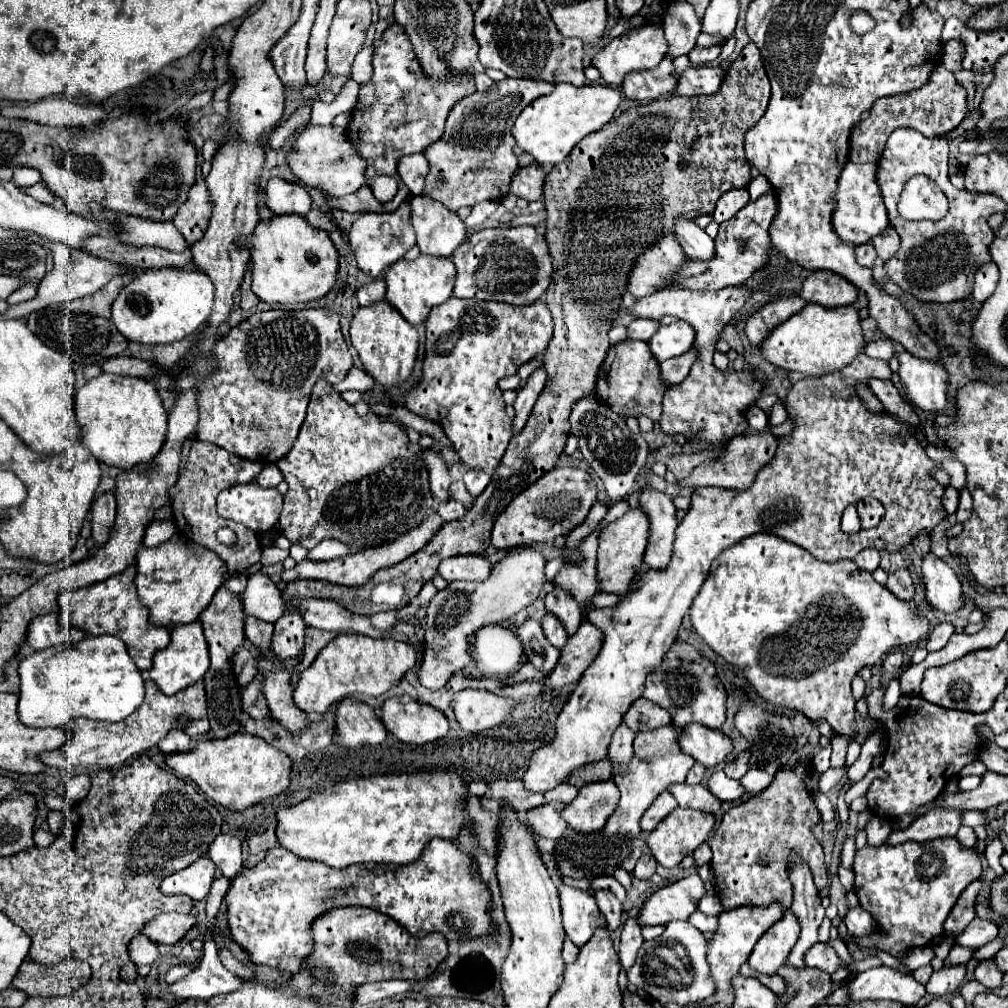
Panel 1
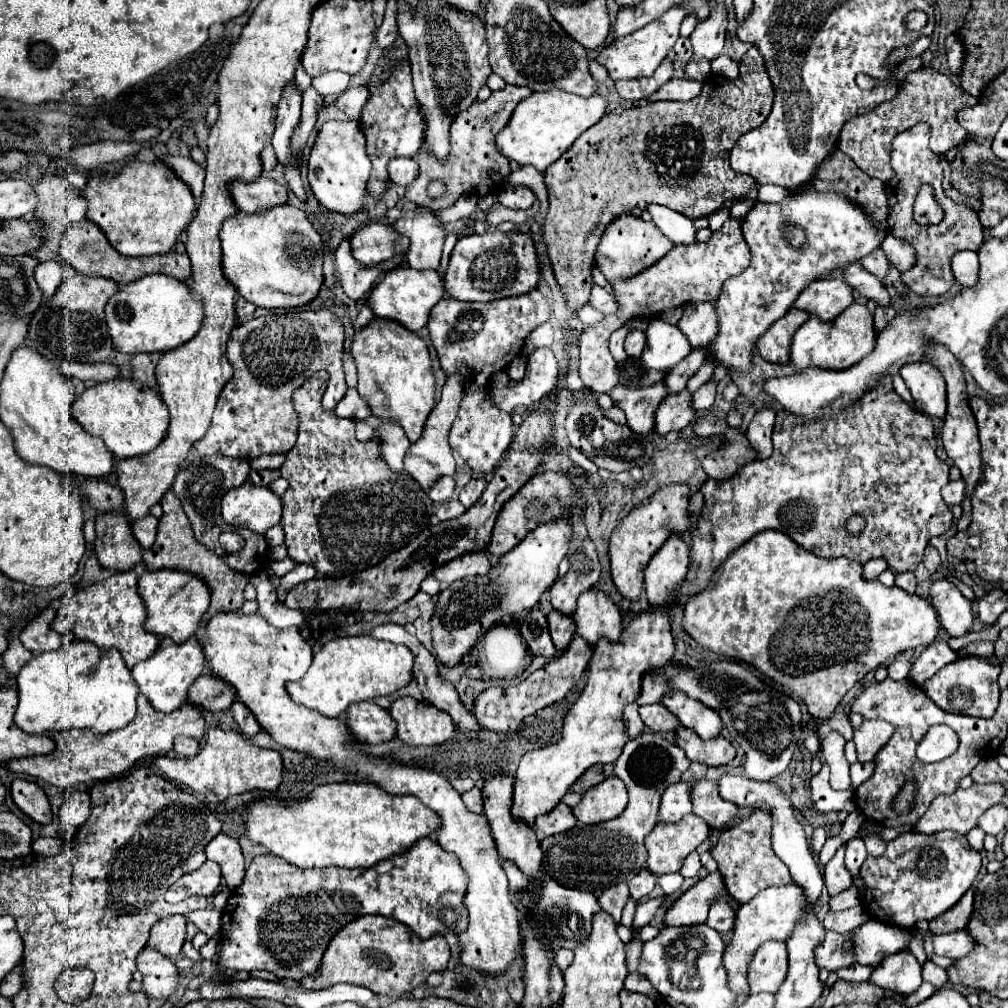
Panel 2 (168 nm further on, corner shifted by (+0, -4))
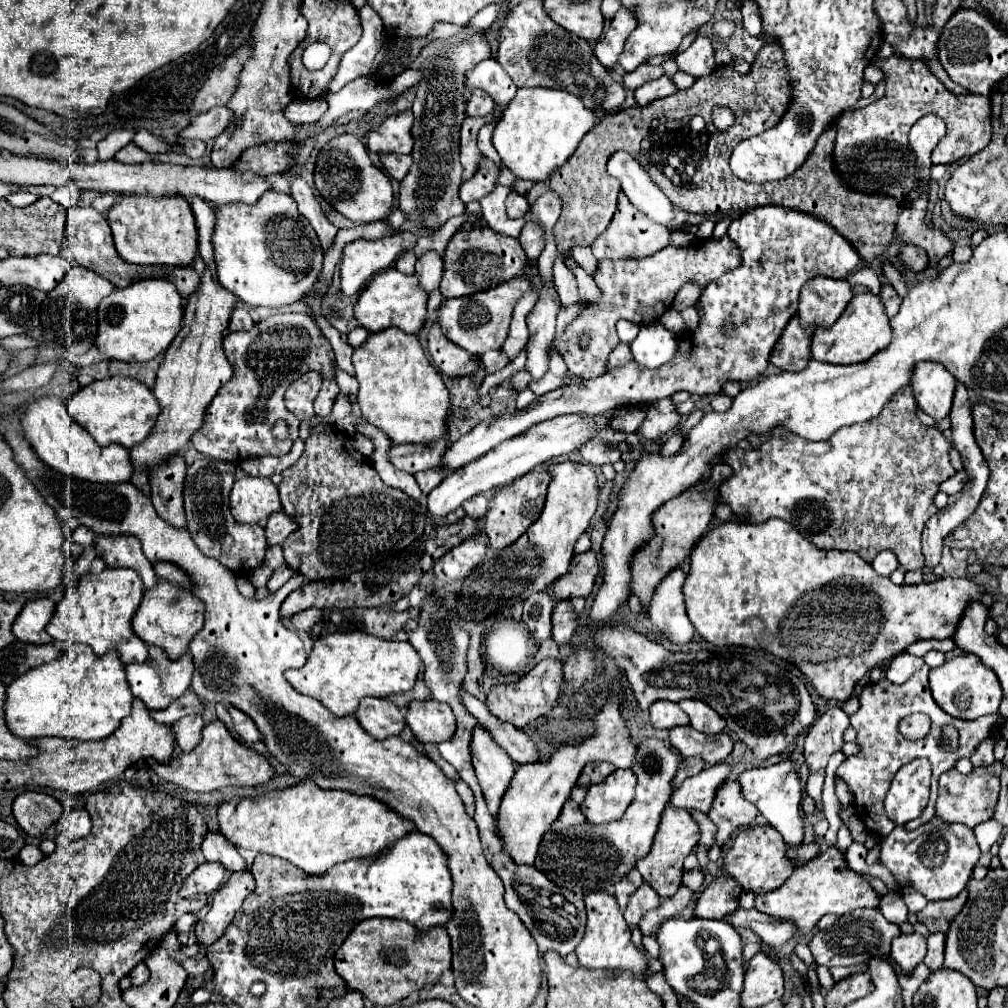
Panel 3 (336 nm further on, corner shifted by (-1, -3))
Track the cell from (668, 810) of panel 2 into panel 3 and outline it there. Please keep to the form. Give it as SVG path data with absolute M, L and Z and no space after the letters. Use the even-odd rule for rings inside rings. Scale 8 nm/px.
M726 762L704 768L702 774L686 778L686 782L672 794L670 804L676 808L696 808L708 812L718 788L732 776L732 770L732 764Z

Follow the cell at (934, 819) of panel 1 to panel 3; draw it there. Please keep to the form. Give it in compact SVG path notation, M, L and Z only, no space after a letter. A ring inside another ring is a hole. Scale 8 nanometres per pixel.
M994 762L990 766L976 766L970 774L960 774L958 770L944 772L940 776L936 816L948 824L962 822L970 828L990 820L994 816L994 808L1000 794L1000 770L1002 770L1002 762Z

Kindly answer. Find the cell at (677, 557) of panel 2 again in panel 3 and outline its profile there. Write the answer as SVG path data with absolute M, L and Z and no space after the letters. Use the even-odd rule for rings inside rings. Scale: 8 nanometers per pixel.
M680 568L670 572L654 592L648 612L654 626L666 636L670 644L676 646L684 646L692 642L692 638L696 636L696 630L690 624L684 610L682 584L684 584L684 572Z

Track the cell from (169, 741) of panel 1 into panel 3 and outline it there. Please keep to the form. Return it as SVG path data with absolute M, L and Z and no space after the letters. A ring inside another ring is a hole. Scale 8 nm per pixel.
M192 714L192 716L186 716L178 722L174 722L174 726L170 726L170 728L176 736L176 744L182 748L182 752L186 752L198 744L198 738L204 728L204 720L202 720L202 714Z

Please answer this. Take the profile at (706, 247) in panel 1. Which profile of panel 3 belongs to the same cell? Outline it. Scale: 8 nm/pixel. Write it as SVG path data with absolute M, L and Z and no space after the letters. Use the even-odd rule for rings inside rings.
M618 150L610 156L606 170L610 176L620 180L622 192L630 198L630 202L642 210L648 218L668 224L674 218L674 206L666 198L666 194L654 184L650 174L640 166L636 158L628 152Z

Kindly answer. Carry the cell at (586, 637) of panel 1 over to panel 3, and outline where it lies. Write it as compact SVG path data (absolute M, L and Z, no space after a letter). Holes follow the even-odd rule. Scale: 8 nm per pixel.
M546 658L546 660L538 662L518 682L494 686L488 694L488 698L486 698L486 704L492 710L492 714L498 716L502 722L510 722L518 728L524 728L532 720L540 718L540 716L546 716L556 706L560 684L562 684L562 662L554 660L554 658Z

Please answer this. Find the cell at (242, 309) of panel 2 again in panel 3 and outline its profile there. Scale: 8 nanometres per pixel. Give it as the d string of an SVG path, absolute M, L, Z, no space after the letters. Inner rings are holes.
M236 308L236 310L232 312L230 324L228 324L228 332L248 330L248 328L252 328L252 326L254 326L254 322L252 322L252 318L250 318L248 310L246 310L246 308Z

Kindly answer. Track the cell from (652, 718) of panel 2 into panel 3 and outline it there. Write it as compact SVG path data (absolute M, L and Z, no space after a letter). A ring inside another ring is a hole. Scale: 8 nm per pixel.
M658 700L650 706L650 720L654 728L660 728L660 730L688 724L686 712L676 702L668 702L668 700Z

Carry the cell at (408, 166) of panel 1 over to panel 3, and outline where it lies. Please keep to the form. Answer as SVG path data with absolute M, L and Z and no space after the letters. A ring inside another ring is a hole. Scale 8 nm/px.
M380 154L380 162L386 170L386 174L394 180L402 180L406 176L406 172L410 170L410 156L402 156L402 154Z

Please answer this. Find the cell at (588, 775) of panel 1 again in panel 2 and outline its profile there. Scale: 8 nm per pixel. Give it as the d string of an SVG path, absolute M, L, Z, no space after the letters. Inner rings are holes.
M605 763L605 765L597 765L597 767L589 767L589 771L585 771L585 775L581 775L581 779L577 779L577 783L573 783L571 791L575 793L585 793L589 787L605 781L607 777L613 775L613 763Z

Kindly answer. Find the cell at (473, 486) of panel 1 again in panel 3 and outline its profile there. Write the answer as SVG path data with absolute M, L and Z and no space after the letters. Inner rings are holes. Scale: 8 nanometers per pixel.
M484 494L474 496L474 498L470 498L470 502L464 502L462 508L466 510L468 516L476 518L478 522L482 522L484 516L486 516L486 512L488 512L488 498Z

